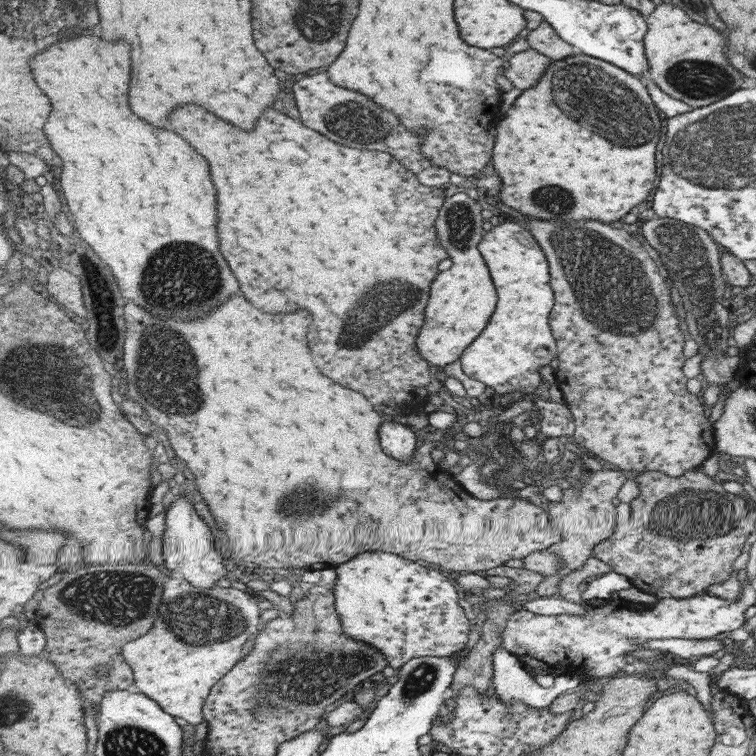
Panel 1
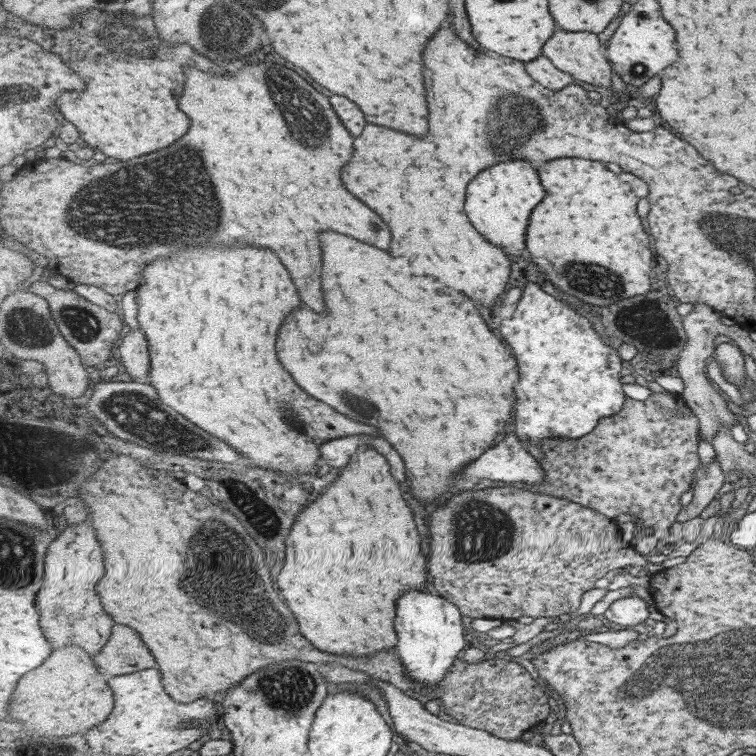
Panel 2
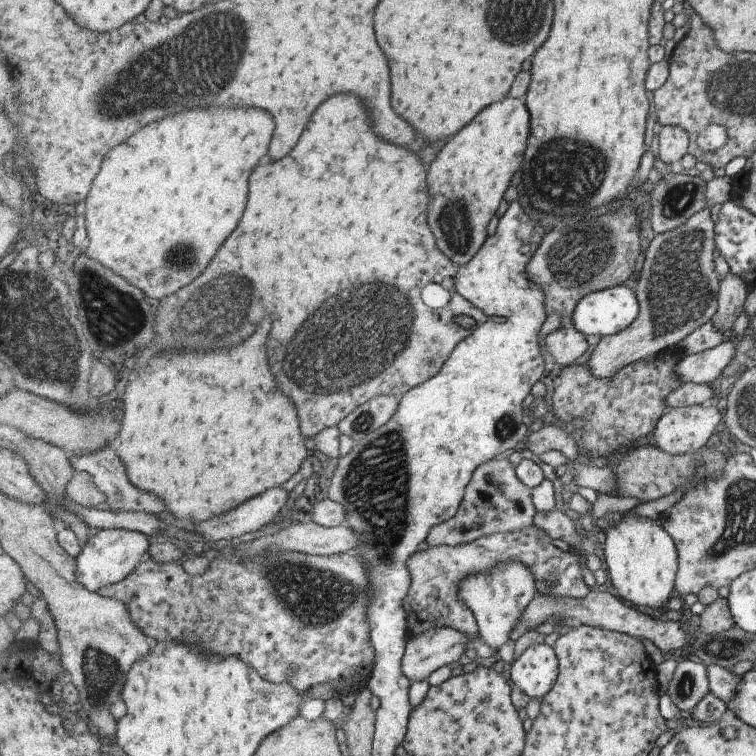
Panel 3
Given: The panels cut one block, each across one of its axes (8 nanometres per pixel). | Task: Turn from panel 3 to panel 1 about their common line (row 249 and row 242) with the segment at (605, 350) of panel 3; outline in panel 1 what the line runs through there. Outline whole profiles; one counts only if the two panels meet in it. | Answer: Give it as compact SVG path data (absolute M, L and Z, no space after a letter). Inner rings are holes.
M655 218L645 221L642 224L642 234L650 246L655 246L655 250L668 270L669 281L673 288L678 292L683 307L685 308L685 322L688 326L688 332L691 338L699 343L699 353L703 356L701 360L701 372L709 384L718 383L721 385L721 392L730 380L737 378L739 367L739 358L729 359L725 351L729 348L729 338L732 337L732 328L729 314L723 306L723 300L728 295L729 288L727 276L722 272L722 254L720 245L714 238L701 227L681 222L675 218Z

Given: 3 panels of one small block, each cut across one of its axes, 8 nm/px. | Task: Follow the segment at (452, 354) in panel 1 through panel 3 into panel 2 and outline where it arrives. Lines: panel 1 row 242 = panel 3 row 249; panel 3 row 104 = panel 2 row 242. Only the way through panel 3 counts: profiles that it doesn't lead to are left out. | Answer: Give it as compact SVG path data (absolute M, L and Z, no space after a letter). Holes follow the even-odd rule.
M507 162L487 168L477 176L477 180L471 182L471 188L467 192L467 214L471 216L471 222L487 240L493 244L499 244L505 252L521 256L527 248L527 226L529 218L537 204L545 198L545 188L541 186L537 170L531 166L531 162Z

